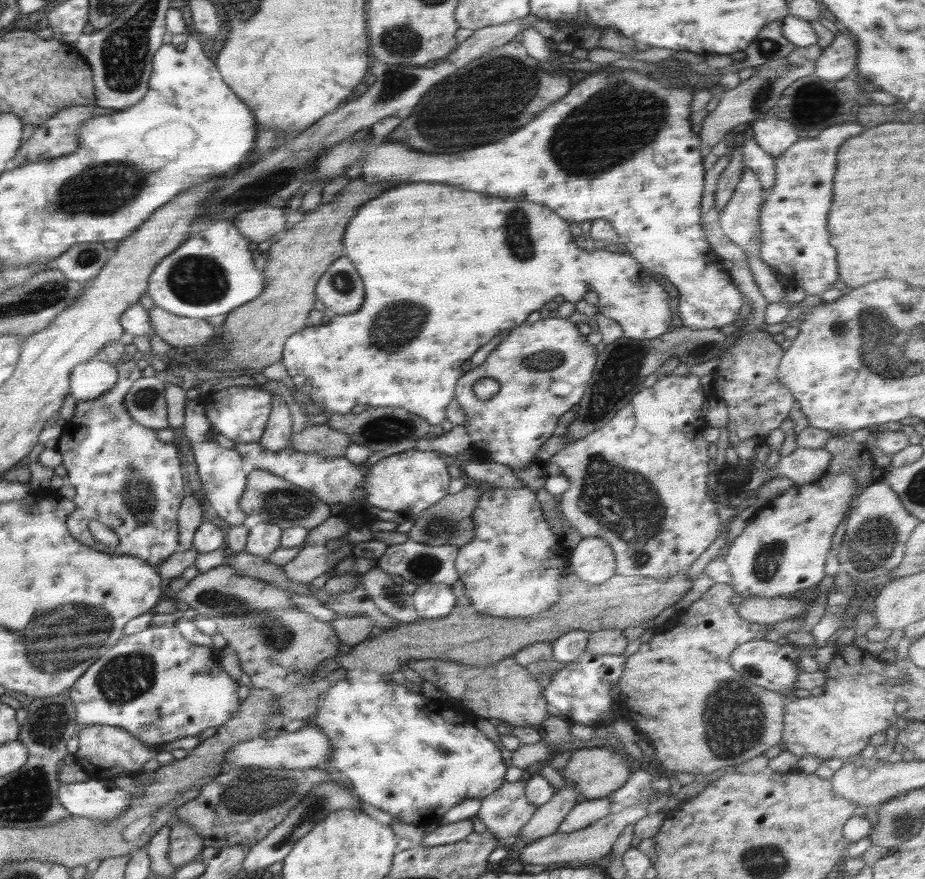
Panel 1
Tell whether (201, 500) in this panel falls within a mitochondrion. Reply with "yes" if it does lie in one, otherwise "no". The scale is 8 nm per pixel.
no

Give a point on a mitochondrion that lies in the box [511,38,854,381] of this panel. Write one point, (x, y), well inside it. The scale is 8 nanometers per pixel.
(630, 113)

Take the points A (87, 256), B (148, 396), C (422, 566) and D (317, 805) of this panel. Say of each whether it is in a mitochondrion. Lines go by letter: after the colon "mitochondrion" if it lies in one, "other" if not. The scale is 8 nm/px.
A: mitochondrion
B: mitochondrion
C: mitochondrion
D: mitochondrion

